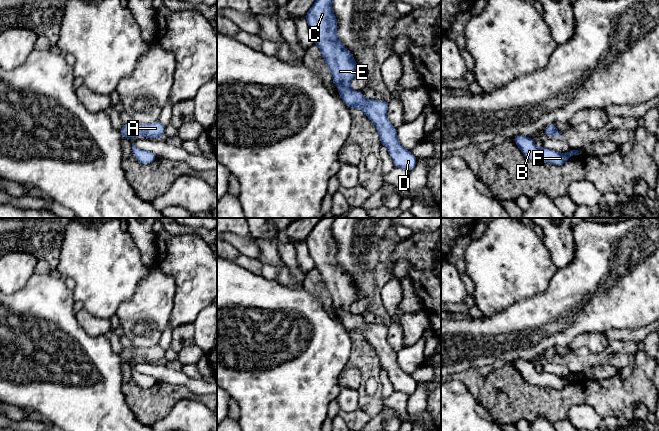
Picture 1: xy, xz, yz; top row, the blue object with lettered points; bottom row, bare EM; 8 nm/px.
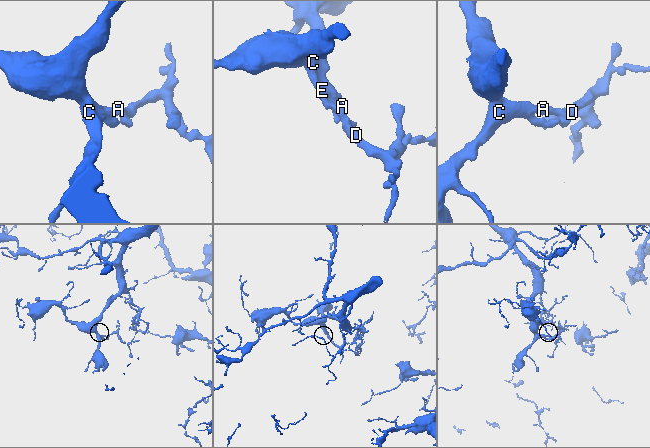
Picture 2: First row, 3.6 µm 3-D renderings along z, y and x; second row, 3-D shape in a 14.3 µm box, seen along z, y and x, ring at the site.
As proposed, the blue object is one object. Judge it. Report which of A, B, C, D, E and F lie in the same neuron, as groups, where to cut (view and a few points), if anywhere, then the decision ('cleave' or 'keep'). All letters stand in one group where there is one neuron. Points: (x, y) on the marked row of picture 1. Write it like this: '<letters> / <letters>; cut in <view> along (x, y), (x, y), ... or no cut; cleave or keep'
A B C D E F; no cut; keep

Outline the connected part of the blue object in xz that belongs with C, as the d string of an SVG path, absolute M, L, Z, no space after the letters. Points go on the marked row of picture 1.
M316 0L305 15L315 45L320 49L342 101L351 109L362 110L376 127L381 145L387 148L394 166L411 172L418 159L400 144L397 129L387 118L388 102L366 99L362 92L350 88L350 82L360 75L360 70L354 56L338 40L338 21L332 2Z

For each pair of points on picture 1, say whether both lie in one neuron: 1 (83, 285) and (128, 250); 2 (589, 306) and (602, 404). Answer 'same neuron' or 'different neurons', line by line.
1: same neuron
2: different neurons

